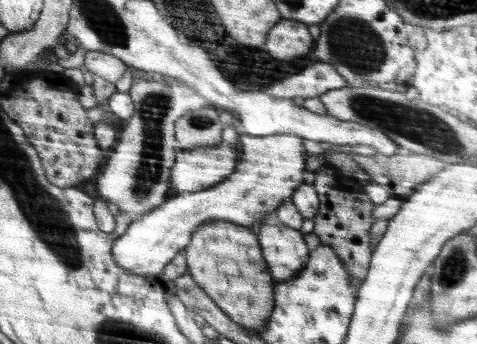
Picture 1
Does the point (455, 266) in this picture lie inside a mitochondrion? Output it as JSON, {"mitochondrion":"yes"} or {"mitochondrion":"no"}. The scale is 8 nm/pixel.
{"mitochondrion":"yes"}

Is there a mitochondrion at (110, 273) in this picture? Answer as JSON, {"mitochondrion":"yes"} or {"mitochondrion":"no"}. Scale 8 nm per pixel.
{"mitochondrion":"no"}

